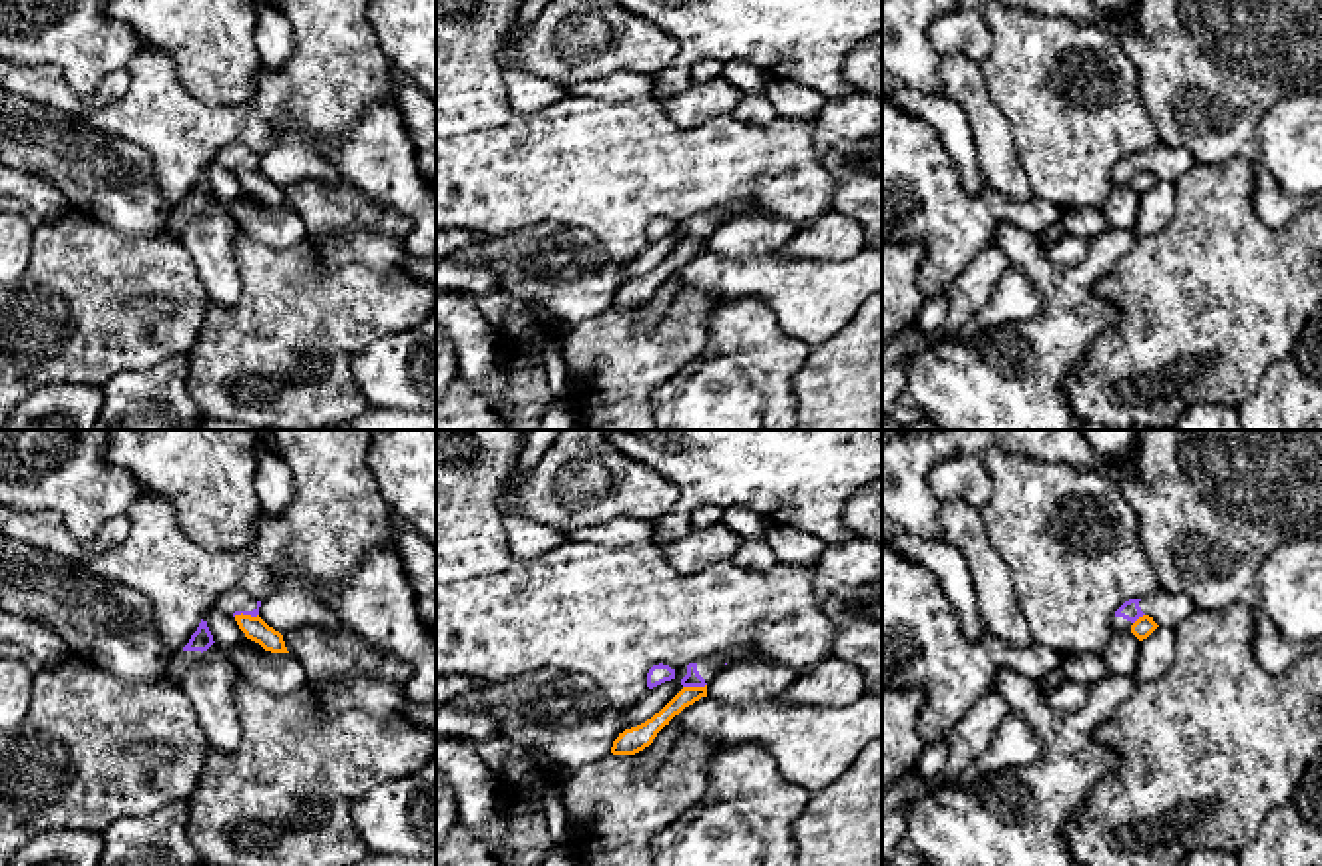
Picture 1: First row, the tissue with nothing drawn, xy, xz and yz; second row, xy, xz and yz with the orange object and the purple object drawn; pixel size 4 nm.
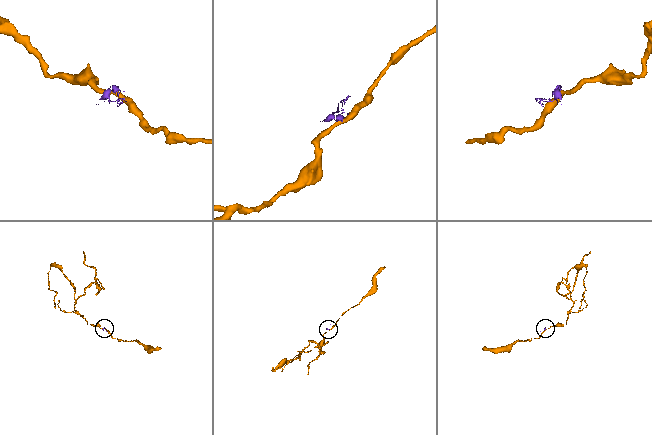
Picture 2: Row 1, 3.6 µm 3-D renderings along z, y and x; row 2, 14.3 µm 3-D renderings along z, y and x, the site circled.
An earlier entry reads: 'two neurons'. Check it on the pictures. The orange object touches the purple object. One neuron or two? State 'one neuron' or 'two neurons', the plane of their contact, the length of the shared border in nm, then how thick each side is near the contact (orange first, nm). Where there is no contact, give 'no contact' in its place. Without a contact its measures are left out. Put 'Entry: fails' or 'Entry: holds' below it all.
two neurons; meets orange in xz; contact 100 nm long; 80 nm thick on the orange side, 60 nm on the other
Entry: holds

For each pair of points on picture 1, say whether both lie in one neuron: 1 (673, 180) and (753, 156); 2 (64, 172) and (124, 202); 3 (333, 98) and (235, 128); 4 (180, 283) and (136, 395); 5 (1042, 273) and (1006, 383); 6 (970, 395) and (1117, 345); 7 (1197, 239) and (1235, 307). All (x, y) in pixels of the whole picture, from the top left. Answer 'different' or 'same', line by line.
1: same
2: same
3: same
4: different
5: same
6: different
7: same

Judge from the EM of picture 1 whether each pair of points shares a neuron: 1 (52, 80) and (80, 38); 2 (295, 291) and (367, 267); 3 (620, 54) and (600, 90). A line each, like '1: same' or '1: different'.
1: different
2: same
3: different

